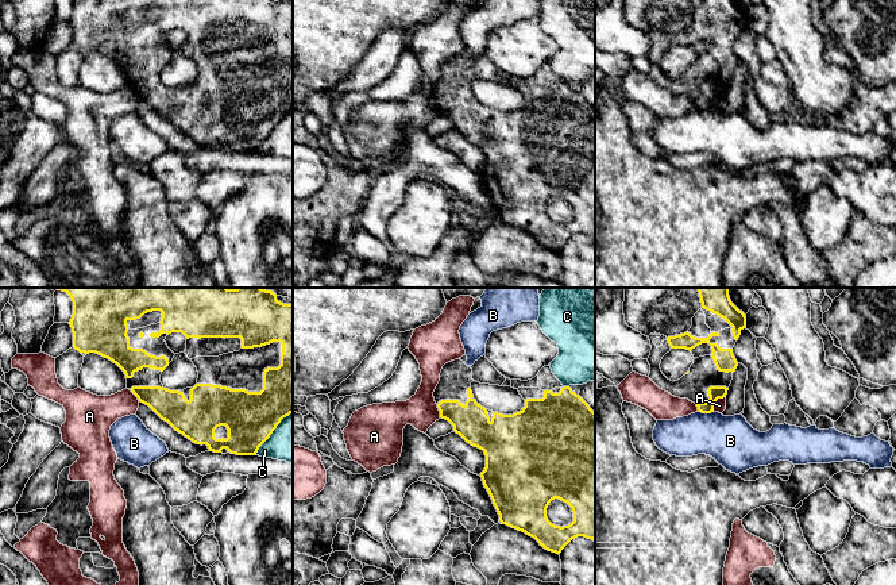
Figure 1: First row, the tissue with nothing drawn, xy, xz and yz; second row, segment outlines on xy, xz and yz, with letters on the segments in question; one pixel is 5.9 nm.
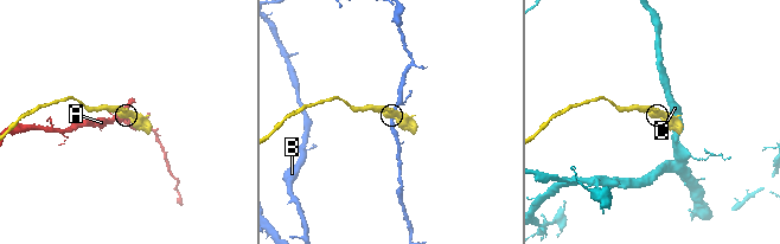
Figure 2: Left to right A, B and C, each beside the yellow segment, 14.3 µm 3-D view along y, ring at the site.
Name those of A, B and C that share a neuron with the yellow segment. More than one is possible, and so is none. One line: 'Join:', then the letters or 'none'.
Join: none

